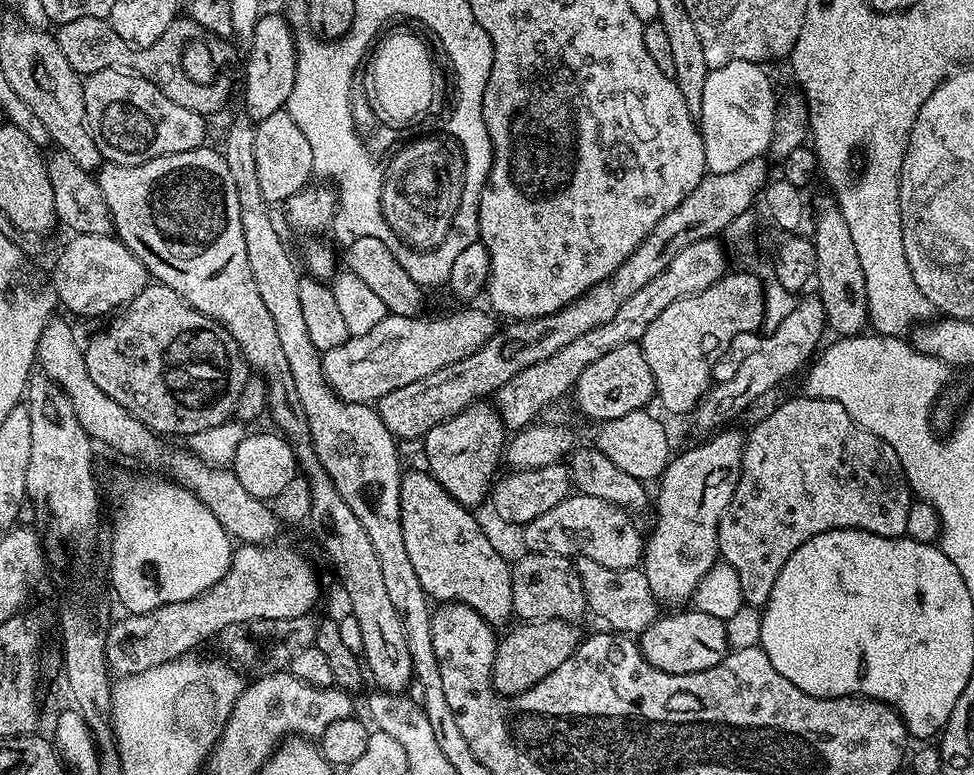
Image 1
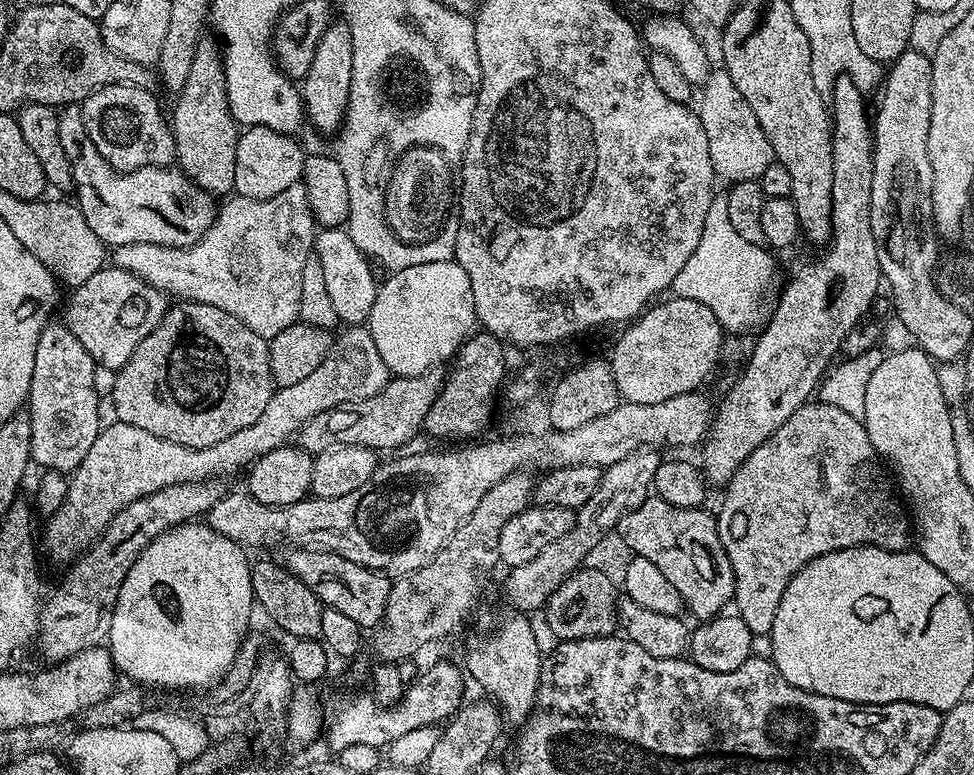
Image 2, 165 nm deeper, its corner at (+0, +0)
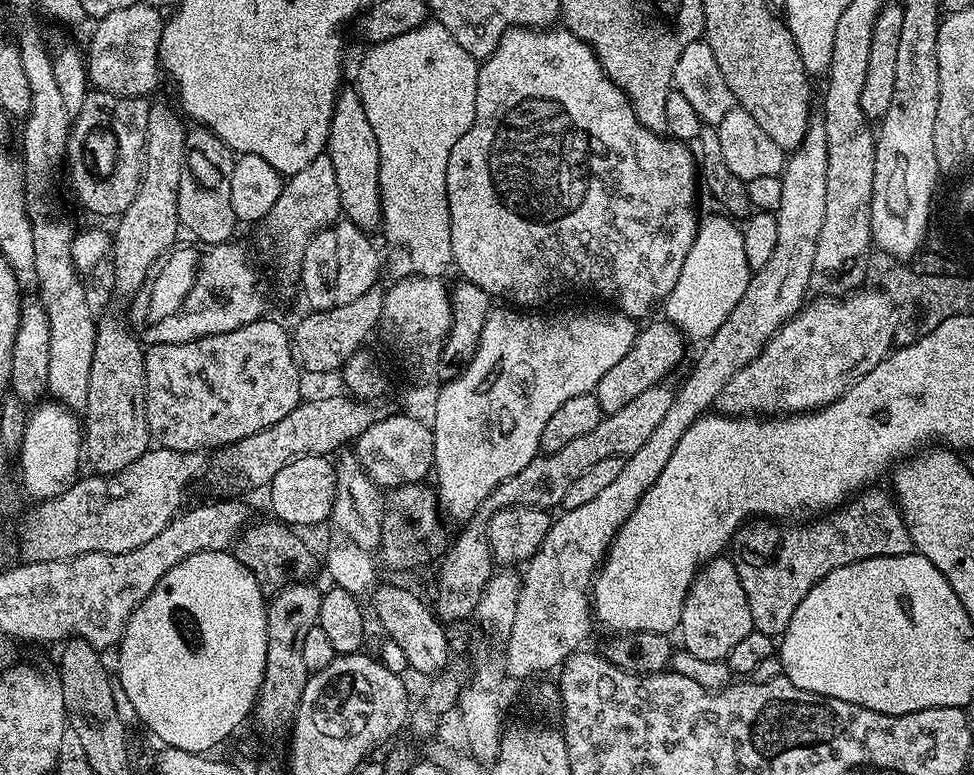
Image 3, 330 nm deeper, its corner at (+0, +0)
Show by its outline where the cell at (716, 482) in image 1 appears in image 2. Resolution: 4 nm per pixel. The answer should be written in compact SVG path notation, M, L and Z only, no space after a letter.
M842 75L832 87L830 97L830 115L832 118L832 153L834 154L834 194L832 195L832 237L828 239L824 252L813 264L800 268L796 277L784 288L764 333L756 340L752 348L752 357L744 368L744 373L736 380L736 385L718 404L712 418L710 431L703 441L704 453L698 459L702 475L709 485L727 485L732 475L798 410L809 403L817 391L822 377L833 363L832 355L841 351L846 334L854 330L856 324L872 308L876 300L876 291L882 288L878 246L874 246L874 230L870 230L870 190L874 182L874 158L872 157L872 137L874 124L870 119L870 108L864 105L865 93L850 77Z

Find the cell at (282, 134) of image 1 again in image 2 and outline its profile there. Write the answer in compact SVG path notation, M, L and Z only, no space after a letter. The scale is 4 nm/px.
M266 126L244 128L234 158L235 195L265 200L274 198L274 194L282 194L286 186L301 183L306 152L300 149L296 139L295 135L275 132Z

